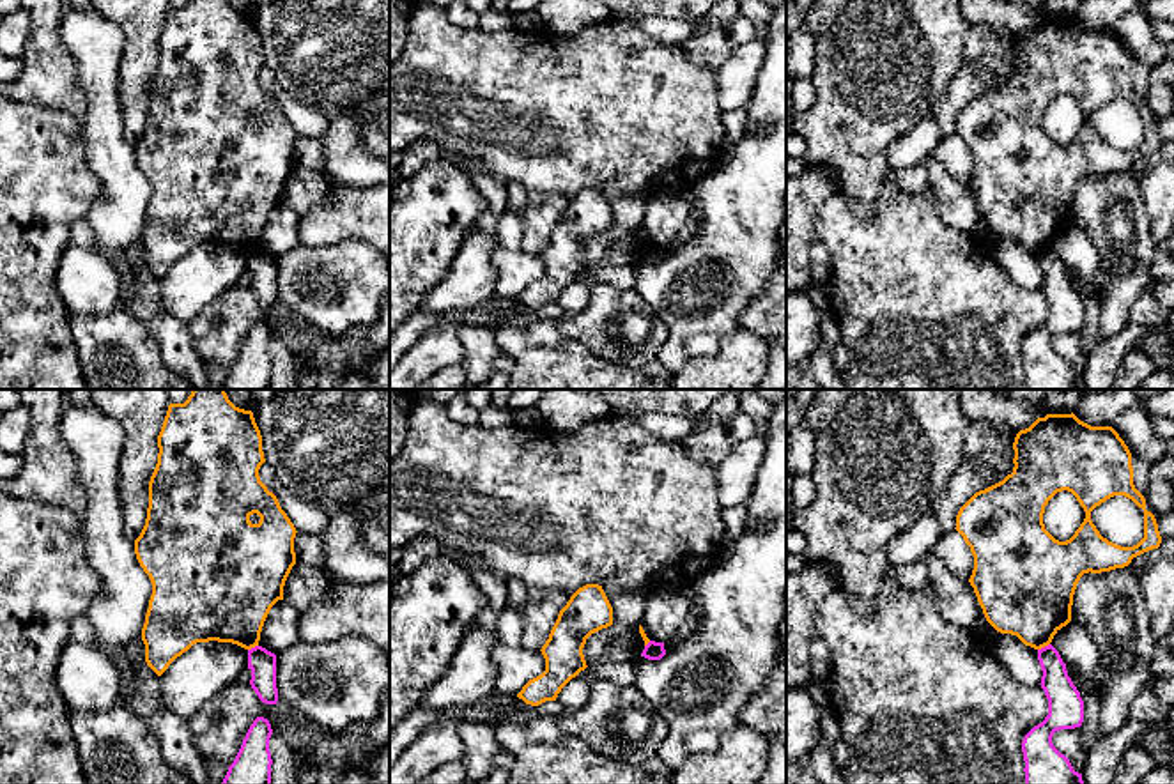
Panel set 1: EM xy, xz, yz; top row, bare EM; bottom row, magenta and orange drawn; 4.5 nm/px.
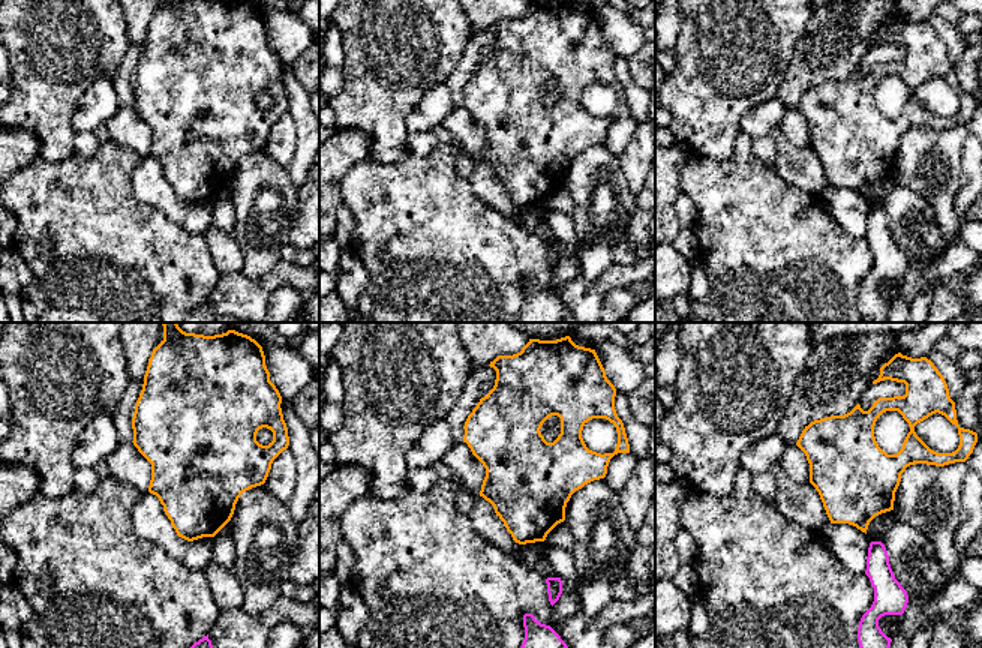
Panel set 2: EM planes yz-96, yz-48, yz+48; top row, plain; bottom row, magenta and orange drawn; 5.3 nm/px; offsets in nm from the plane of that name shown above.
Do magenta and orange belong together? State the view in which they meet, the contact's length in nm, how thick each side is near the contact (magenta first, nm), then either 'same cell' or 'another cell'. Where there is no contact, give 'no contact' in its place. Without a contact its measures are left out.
yz | 70 nm | 140/380 nm | another cell

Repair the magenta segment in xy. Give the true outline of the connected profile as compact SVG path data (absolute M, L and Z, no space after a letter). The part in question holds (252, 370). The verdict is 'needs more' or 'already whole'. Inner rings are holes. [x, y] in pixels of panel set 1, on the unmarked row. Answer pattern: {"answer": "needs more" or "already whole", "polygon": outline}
{"answer": "already whole", "polygon": "M257 320L220 389L271 389L271 338L269 324Z"}

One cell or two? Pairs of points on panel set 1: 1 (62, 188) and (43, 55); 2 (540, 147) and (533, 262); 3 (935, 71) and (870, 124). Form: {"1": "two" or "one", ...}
{"1": "two", "2": "two", "3": "one"}

